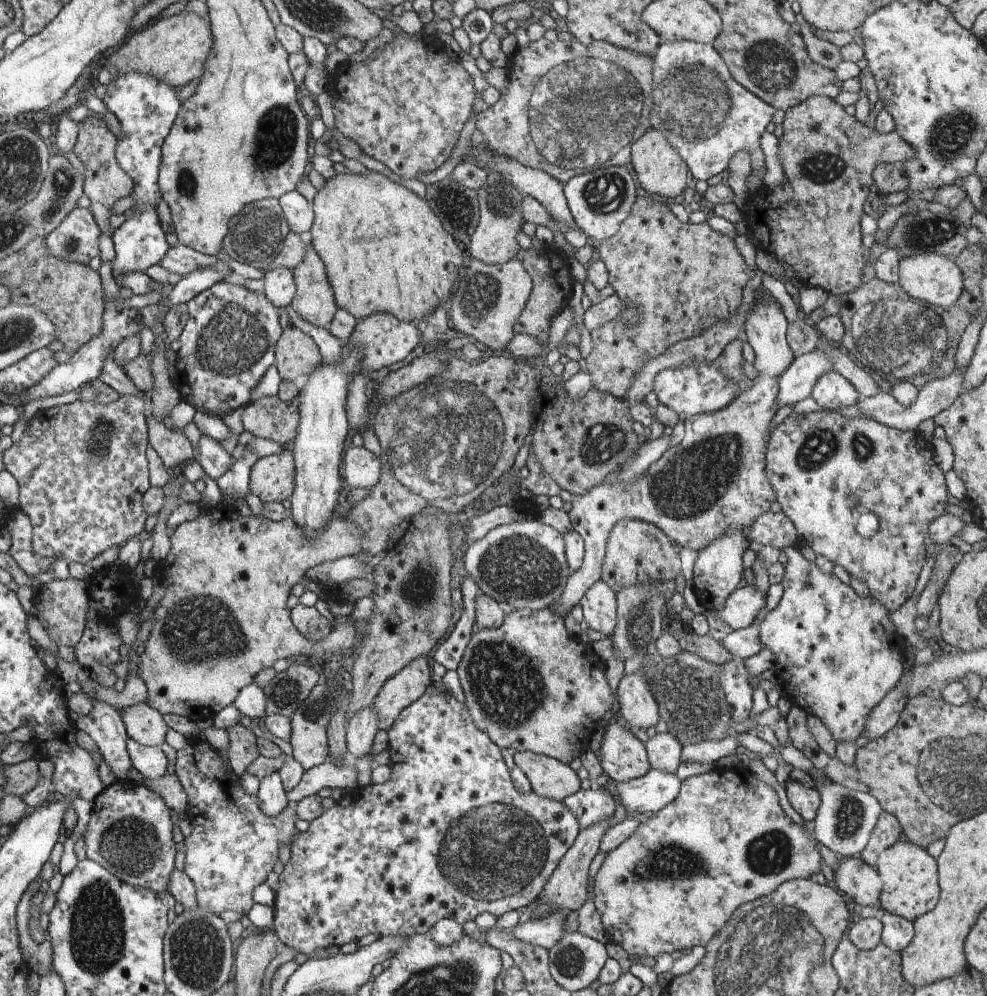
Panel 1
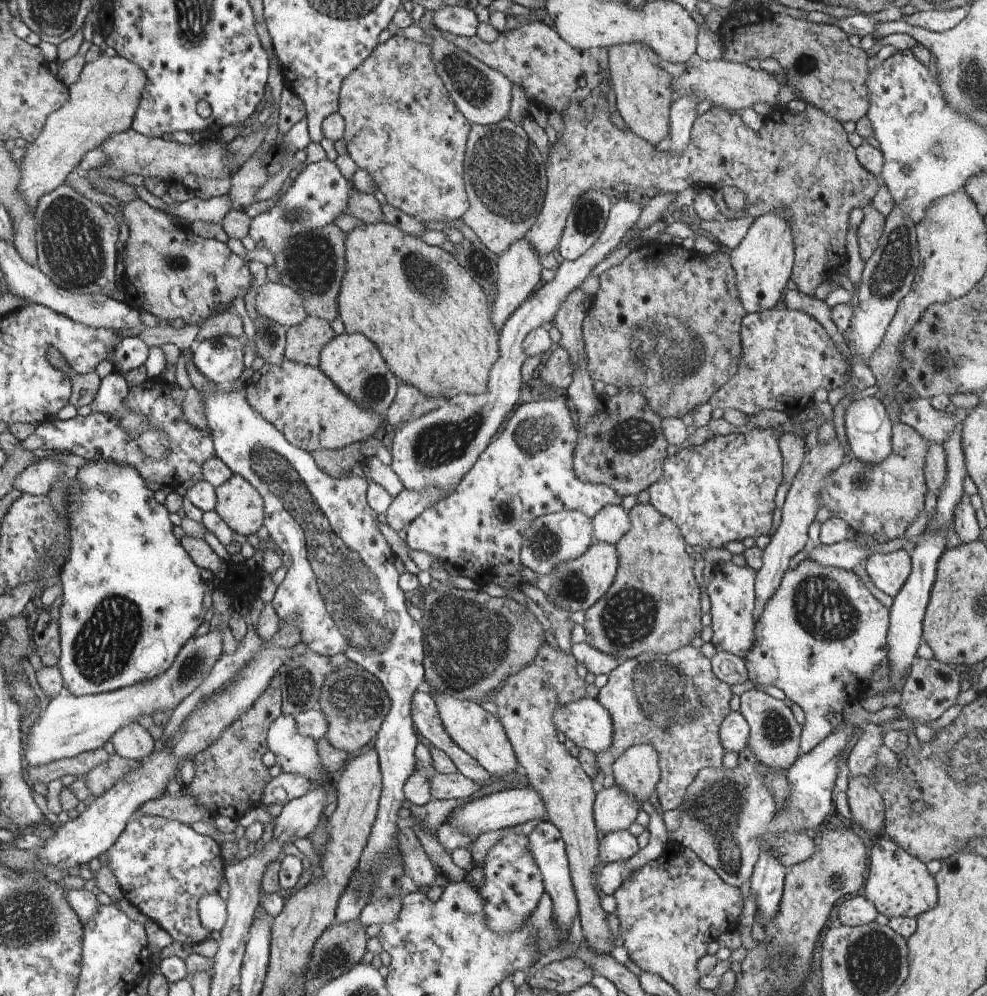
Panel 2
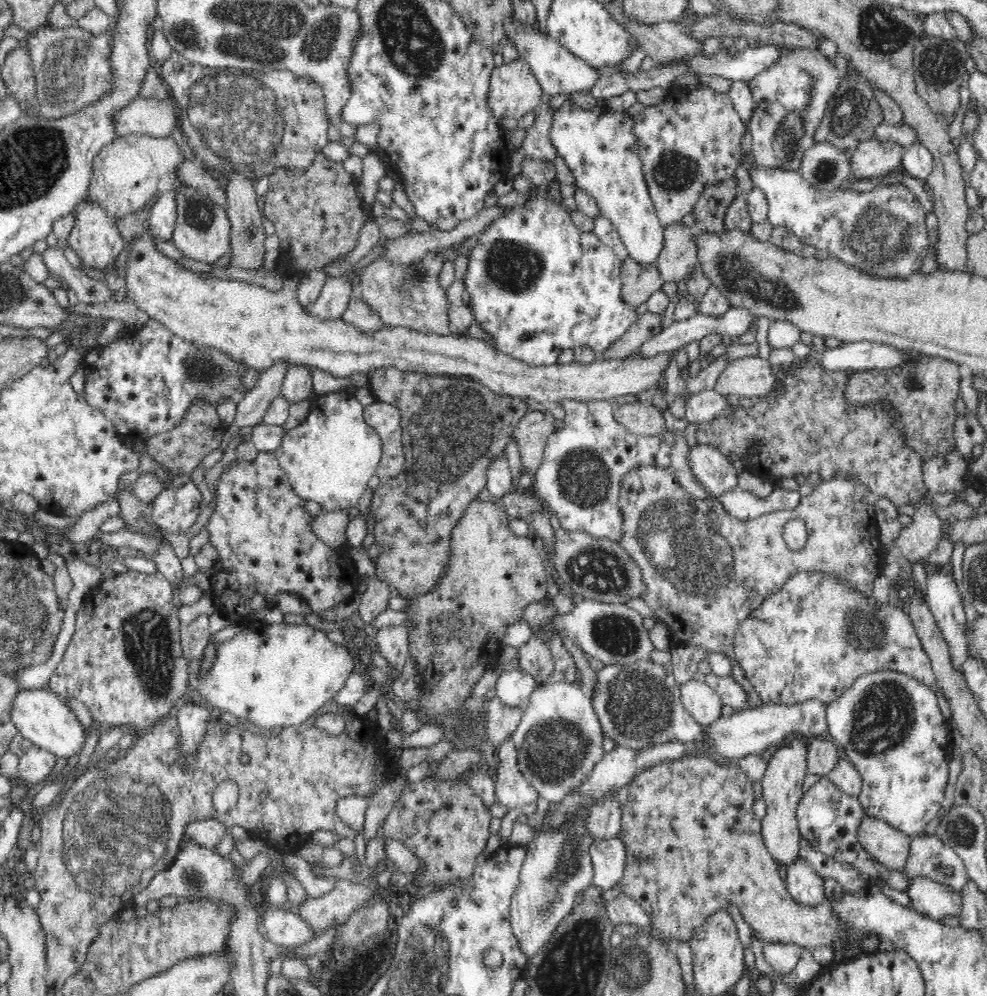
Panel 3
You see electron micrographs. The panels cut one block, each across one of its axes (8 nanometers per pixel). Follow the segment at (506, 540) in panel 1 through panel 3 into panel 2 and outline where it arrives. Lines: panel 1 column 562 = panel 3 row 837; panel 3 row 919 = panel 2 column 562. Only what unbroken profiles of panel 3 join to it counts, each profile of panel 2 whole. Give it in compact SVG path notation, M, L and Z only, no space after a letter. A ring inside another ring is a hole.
M565 509L539 516L530 524L522 540L521 563L537 575L549 575L558 564L578 558L588 551L595 539L593 520L583 512Z

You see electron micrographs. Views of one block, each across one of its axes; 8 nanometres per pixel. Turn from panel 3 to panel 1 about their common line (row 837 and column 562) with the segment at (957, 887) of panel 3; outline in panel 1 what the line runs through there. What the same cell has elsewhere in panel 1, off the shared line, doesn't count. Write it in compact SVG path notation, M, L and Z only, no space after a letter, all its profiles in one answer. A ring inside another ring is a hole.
M554 911L541 919L530 919L525 924L518 923L512 928L513 936L520 942L544 947L549 951L566 936L566 916L567 911Z

